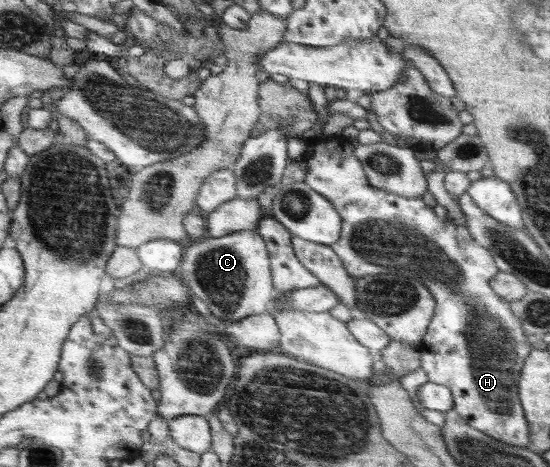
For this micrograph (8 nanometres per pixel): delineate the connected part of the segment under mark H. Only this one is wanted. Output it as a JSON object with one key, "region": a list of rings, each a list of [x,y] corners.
{"region":[[[342,135],[327,140],[321,136],[313,140],[308,144],[302,161],[307,164],[305,185],[328,198],[342,218],[339,240],[330,248],[342,261],[350,276],[358,279],[384,271],[399,272],[407,278],[421,282],[435,299],[434,315],[420,346],[420,367],[427,373],[428,381],[446,386],[452,393],[454,409],[469,426],[511,446],[529,448],[529,427],[517,384],[525,359],[533,347],[527,341],[521,321],[512,313],[510,303],[497,296],[490,286],[491,279],[500,270],[494,265],[494,258],[489,251],[473,240],[466,226],[455,225],[448,219],[439,218],[422,198],[405,198],[371,186],[363,172],[361,161],[353,156],[351,141]]]}

